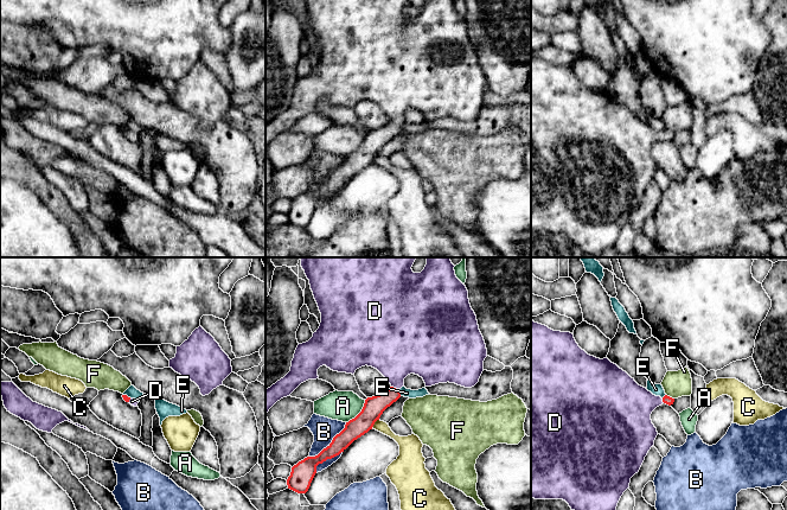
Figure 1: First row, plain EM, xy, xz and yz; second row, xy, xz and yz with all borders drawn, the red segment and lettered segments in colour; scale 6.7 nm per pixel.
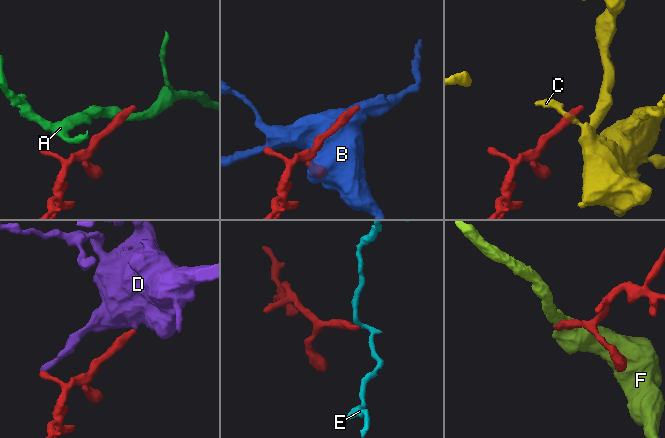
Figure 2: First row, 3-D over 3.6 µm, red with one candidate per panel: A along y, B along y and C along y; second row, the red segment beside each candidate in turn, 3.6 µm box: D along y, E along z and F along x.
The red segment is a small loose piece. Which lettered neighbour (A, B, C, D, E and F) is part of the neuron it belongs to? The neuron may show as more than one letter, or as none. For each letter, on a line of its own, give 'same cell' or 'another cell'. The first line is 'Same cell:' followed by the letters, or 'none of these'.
Same cell: D
A: another cell
B: another cell
C: another cell
D: same cell
E: another cell
F: another cell

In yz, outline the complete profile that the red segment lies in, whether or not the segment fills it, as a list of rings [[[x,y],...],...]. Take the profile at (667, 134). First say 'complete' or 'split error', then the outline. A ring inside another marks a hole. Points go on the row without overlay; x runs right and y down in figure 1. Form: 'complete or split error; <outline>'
split error; [[[531,53],[531,232],[563,234],[571,244],[580,247],[583,254],[594,257],[599,257],[606,249],[615,247],[621,230],[629,222],[631,212],[639,206],[658,170],[651,154],[652,146],[663,138],[671,140],[673,136],[674,133],[667,129],[661,133],[639,120],[634,113],[608,93],[600,94],[588,89],[578,81],[572,68],[554,65]]]

